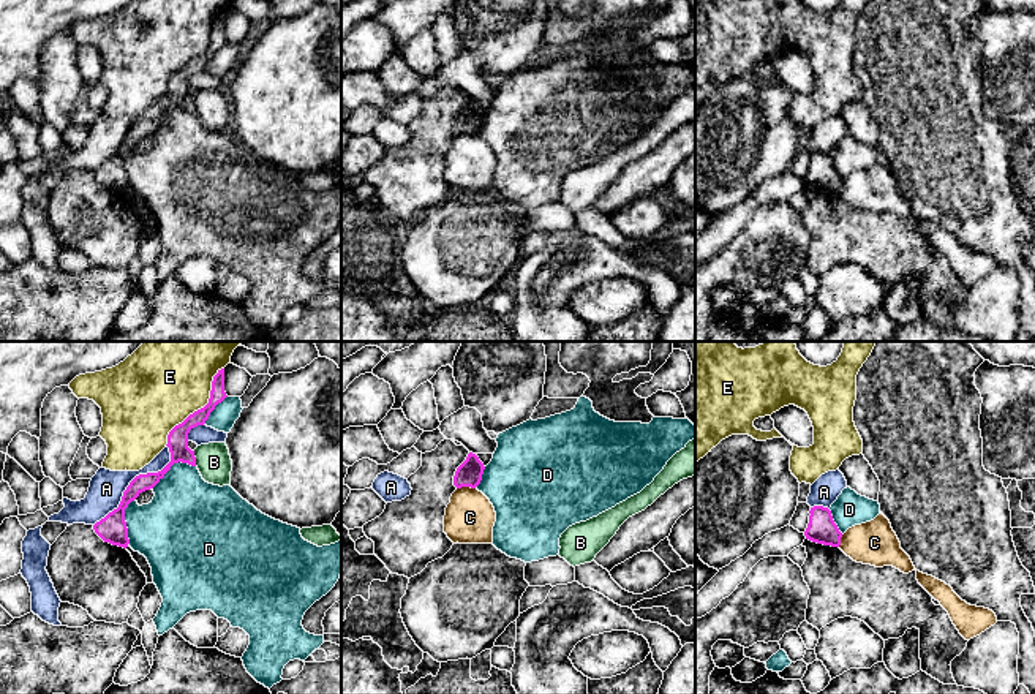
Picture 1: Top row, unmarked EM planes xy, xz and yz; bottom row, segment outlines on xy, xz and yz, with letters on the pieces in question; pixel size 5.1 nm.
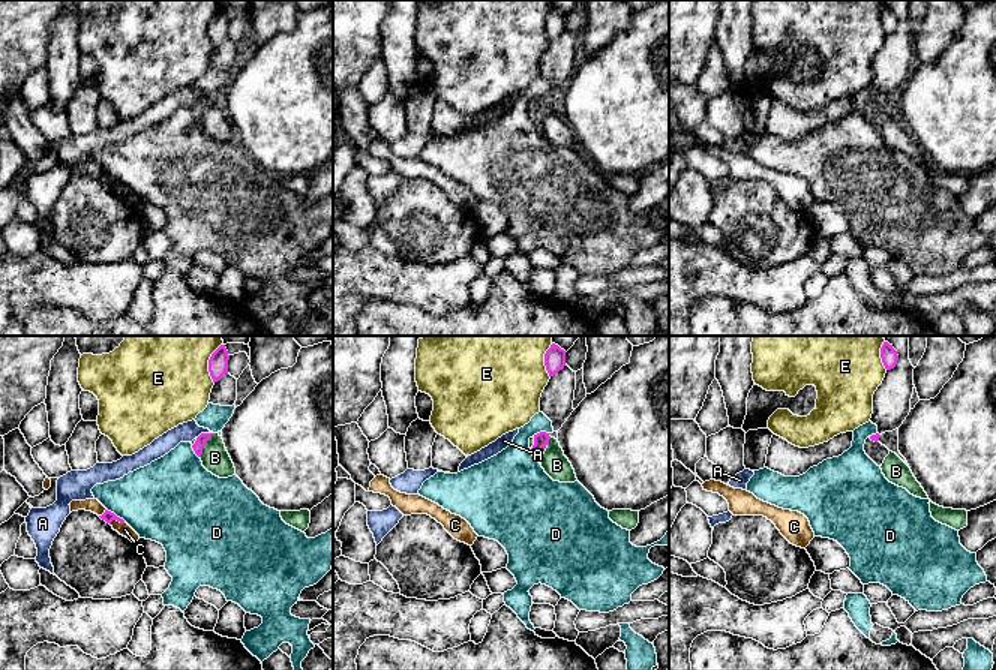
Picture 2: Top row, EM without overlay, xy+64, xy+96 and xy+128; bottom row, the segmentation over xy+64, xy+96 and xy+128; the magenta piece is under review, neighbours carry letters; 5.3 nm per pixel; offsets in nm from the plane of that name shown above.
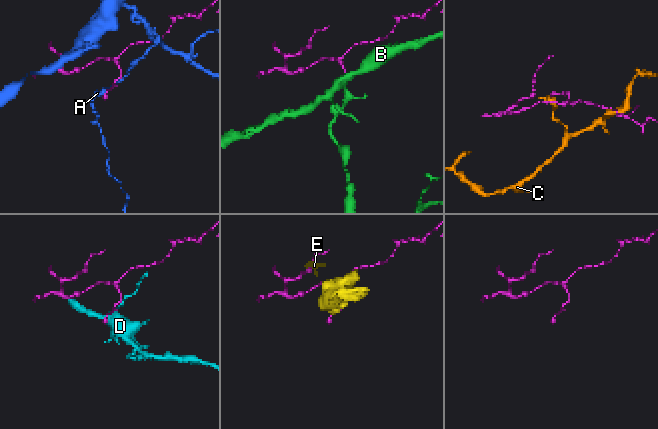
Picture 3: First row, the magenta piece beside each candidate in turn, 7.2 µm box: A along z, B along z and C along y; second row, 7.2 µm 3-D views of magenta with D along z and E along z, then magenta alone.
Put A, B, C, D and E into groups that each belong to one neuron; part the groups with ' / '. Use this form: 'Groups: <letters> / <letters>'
Groups: A / B / C / D / E

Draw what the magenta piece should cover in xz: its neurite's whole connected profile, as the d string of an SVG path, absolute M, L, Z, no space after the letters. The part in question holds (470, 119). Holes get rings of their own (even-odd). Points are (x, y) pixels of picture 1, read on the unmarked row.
M469 98L466 106L455 117L454 131L457 134L461 134L461 133L476 134L482 126L484 115L485 112L479 106L479 103Z

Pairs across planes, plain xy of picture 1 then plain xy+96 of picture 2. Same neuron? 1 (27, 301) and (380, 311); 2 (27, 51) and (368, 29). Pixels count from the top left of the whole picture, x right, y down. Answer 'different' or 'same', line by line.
1: different
2: same

